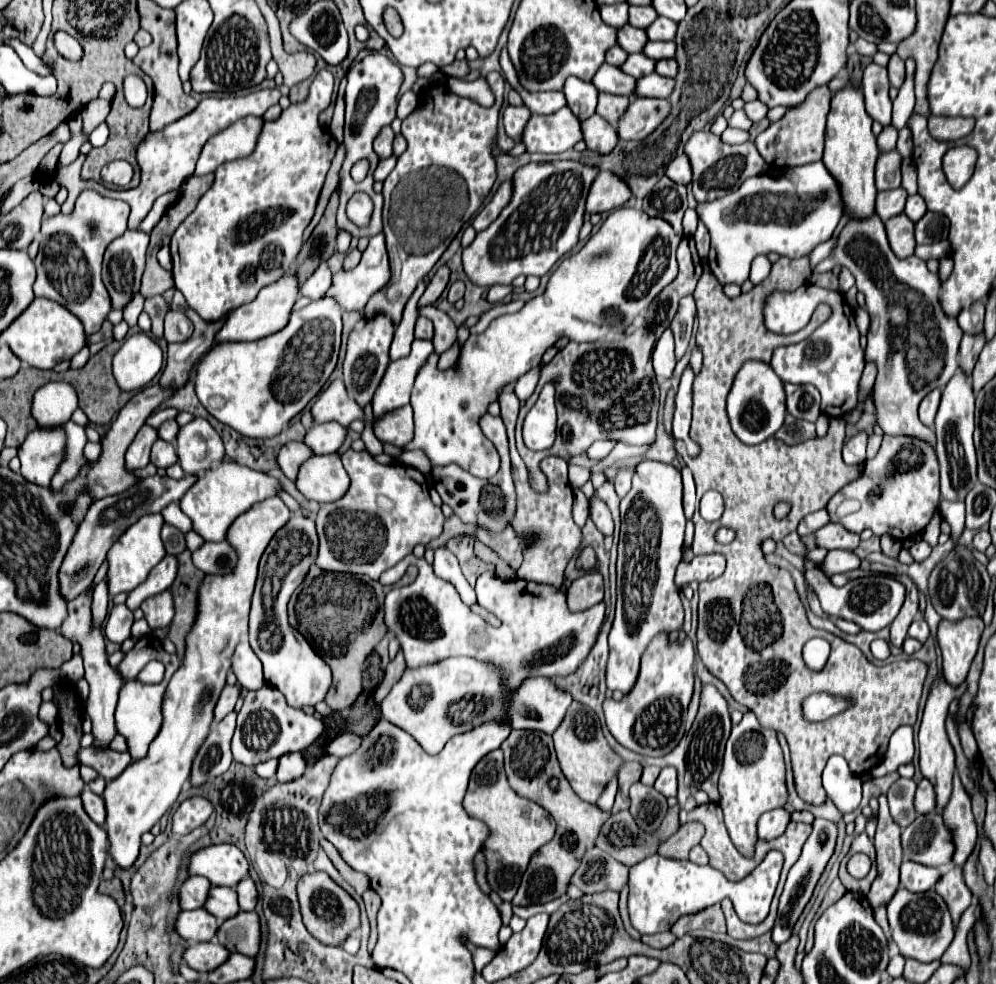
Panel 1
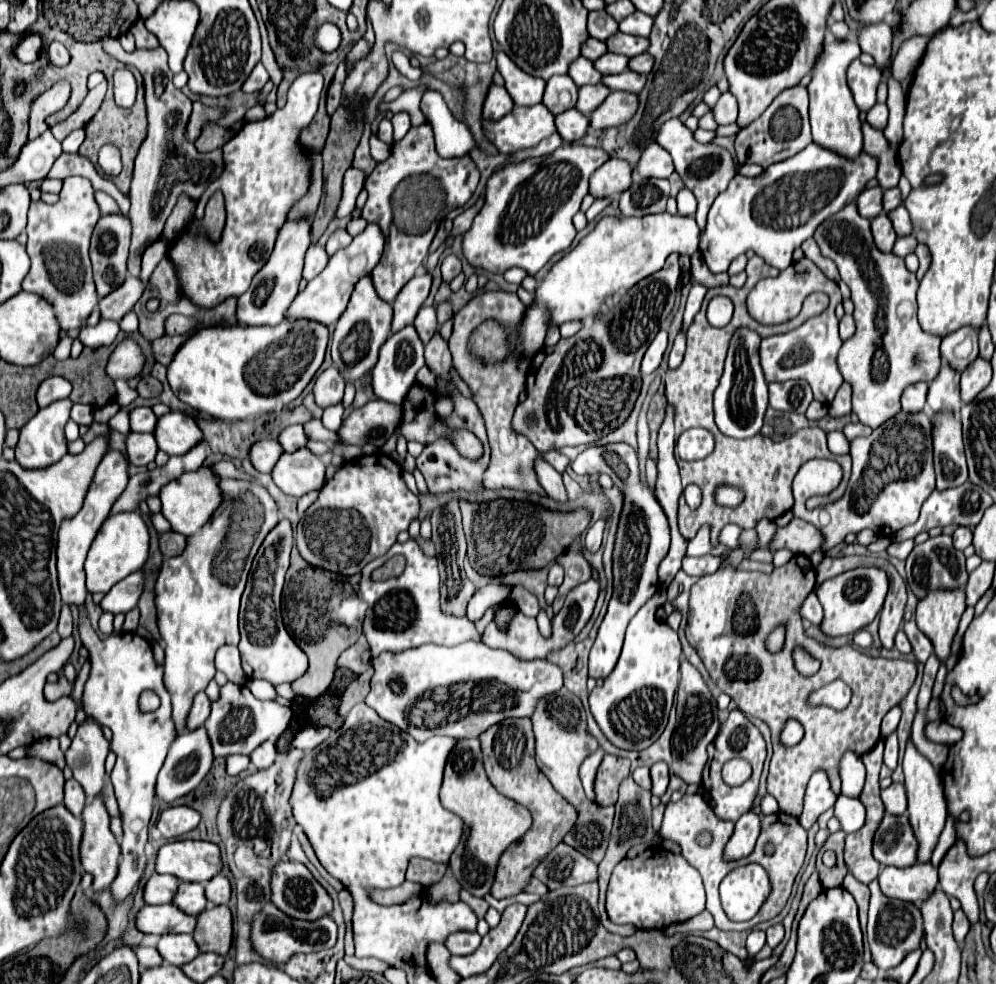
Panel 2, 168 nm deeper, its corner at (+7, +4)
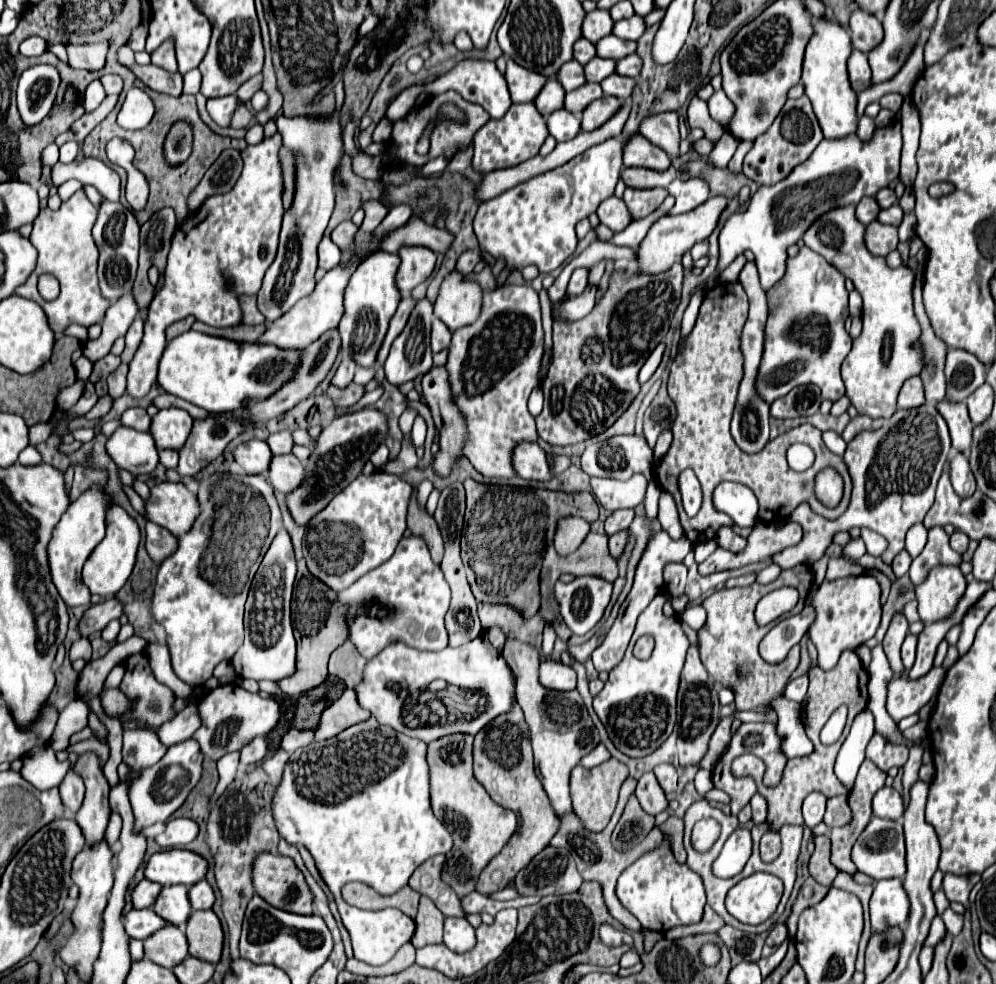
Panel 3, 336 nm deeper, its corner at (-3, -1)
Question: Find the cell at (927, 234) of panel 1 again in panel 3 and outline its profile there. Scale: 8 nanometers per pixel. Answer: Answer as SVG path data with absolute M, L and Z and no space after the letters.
M894 204L894 206L886 208L886 210L880 210L880 214L878 214L878 222L882 222L882 224L892 224L892 226L898 226L898 224L902 222L902 216L904 216L902 208L900 208L898 204Z

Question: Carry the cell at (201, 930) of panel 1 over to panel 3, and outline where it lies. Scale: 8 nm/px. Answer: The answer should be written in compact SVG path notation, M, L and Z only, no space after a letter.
M128 910L122 916L122 924L126 928L126 934L130 938L138 938L138 940L146 940L148 936L152 936L156 930L168 926L166 920L162 920L158 914L154 914L152 910Z

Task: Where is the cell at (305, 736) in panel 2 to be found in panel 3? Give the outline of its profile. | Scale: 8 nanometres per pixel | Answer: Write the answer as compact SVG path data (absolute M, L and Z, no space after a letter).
M290 728L282 740L280 740L280 748L286 750L286 752L294 752L296 748L302 748L302 746L308 746L310 742L314 742L314 736L310 730L296 730L296 728Z

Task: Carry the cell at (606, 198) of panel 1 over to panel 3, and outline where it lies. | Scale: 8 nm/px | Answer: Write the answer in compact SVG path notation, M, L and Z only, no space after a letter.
M670 166L666 172L658 170L648 170L648 168L626 168L622 172L622 180L630 188L658 188L658 186L668 186L674 178L678 176L676 168Z

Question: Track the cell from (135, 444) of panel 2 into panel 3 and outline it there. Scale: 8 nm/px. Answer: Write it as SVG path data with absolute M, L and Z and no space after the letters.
M126 426L114 430L106 442L106 452L118 468L124 468L134 476L150 474L158 464L158 450L152 436Z

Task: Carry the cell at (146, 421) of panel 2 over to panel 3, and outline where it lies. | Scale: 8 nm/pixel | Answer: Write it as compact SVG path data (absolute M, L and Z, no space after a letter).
M128 408L122 418L120 418L122 426L134 428L134 430L148 430L150 428L150 416L146 414L144 408Z

